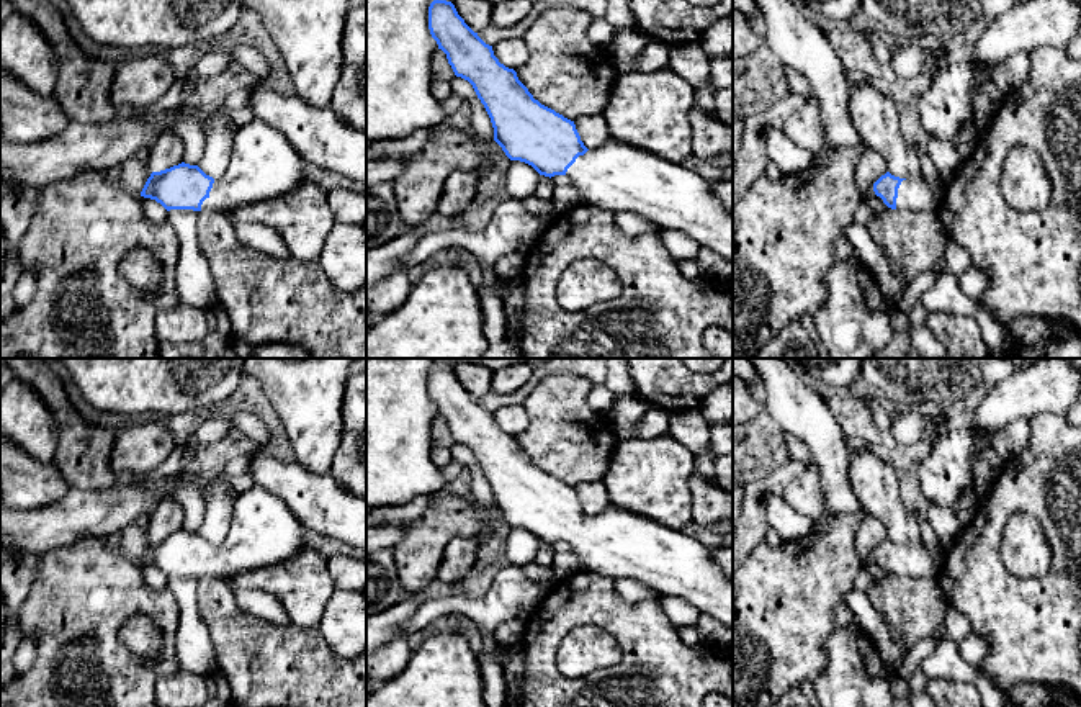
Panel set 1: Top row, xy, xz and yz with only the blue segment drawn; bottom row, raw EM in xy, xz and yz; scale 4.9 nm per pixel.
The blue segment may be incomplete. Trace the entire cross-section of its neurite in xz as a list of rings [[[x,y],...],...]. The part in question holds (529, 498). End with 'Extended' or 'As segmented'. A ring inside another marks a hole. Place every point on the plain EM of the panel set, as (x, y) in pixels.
[[[437,365],[430,370],[428,396],[438,416],[446,421],[455,442],[473,452],[491,484],[494,507],[510,527],[525,529],[549,545],[567,542],[584,571],[612,579],[639,581],[659,597],[684,599],[698,614],[706,614],[733,628],[733,579],[715,565],[710,548],[700,540],[612,502],[600,514],[587,516],[574,488],[535,466],[517,439],[499,429],[492,412],[464,390],[451,368]]]. Extended

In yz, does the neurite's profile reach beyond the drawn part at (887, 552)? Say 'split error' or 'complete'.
split error

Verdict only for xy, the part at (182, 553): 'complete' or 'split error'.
split error

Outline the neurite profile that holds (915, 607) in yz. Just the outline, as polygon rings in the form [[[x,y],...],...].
[[[888,574],[873,583],[867,596],[906,653],[944,627],[947,602],[937,578]]]

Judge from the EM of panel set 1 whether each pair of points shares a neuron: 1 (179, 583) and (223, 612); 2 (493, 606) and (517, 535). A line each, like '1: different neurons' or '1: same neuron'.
1: different neurons
2: different neurons

